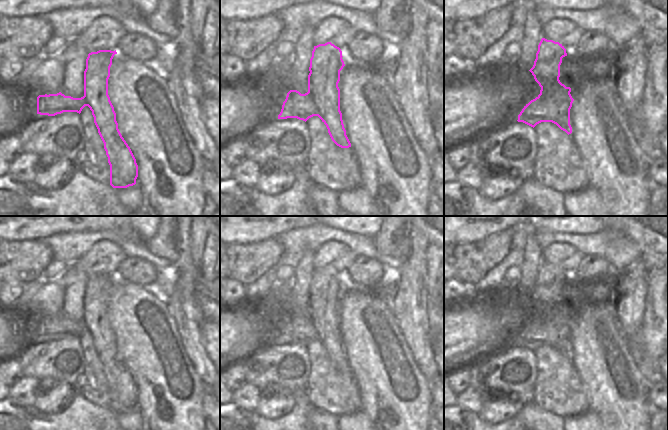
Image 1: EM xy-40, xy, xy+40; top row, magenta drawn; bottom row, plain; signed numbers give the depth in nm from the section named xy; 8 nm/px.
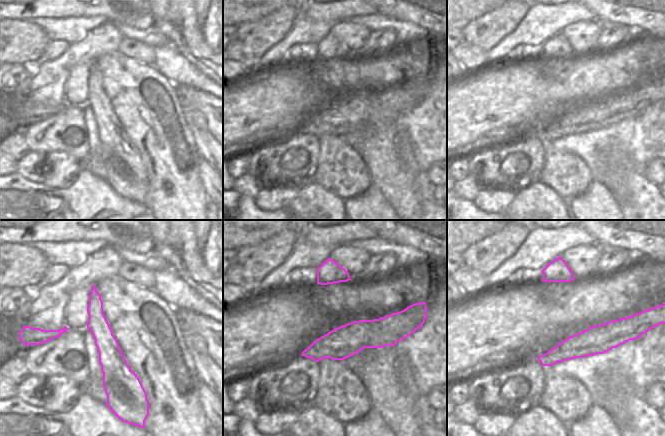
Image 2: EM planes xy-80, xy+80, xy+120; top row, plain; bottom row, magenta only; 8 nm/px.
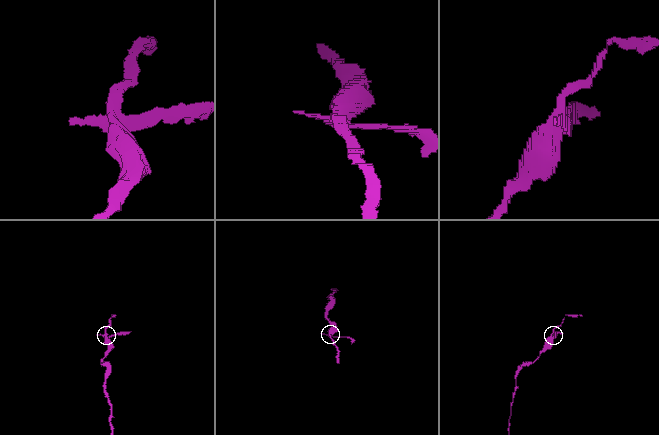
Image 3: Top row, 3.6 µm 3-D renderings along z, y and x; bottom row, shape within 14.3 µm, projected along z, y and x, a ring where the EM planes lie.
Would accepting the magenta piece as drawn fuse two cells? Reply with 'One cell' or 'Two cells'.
Two cells.

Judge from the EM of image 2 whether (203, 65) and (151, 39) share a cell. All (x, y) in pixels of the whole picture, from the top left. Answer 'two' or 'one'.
two

